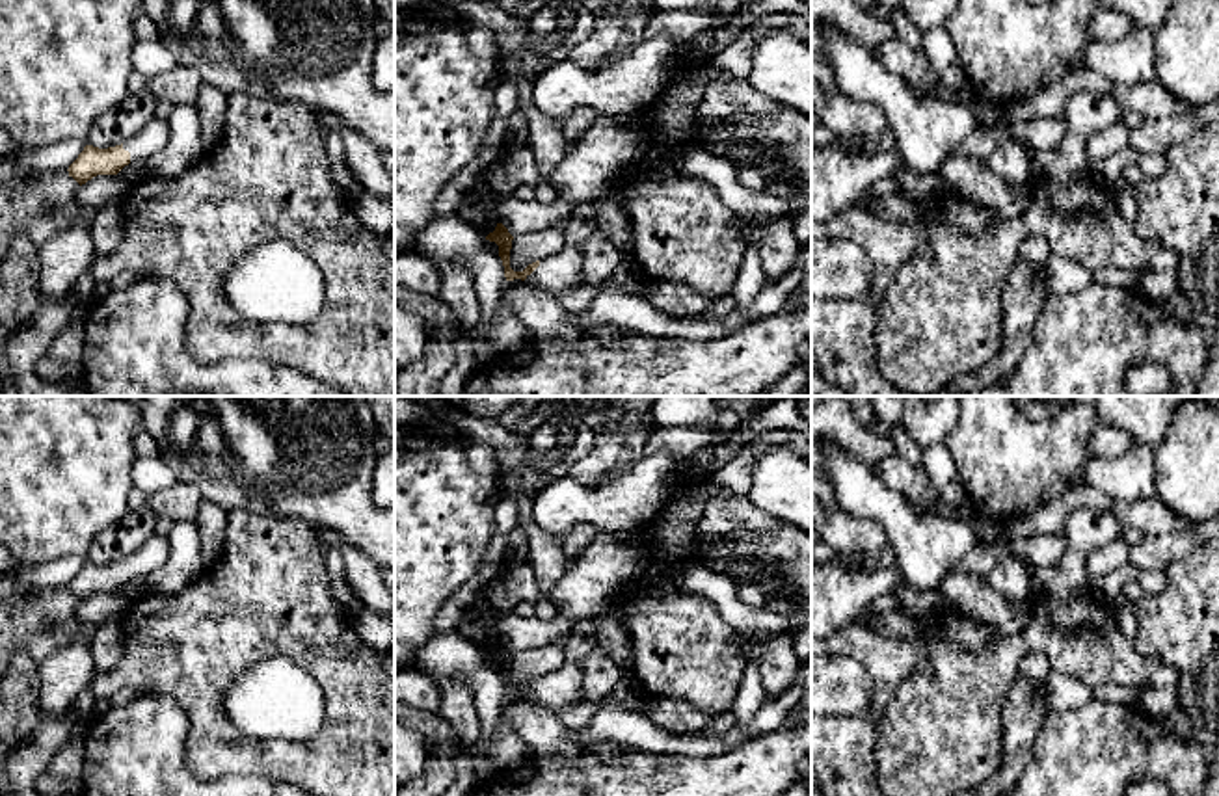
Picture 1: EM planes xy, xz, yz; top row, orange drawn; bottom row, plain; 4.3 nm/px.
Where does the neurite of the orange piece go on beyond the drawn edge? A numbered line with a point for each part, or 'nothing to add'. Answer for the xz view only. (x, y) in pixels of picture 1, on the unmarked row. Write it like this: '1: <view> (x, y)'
1: xz (561, 689)

